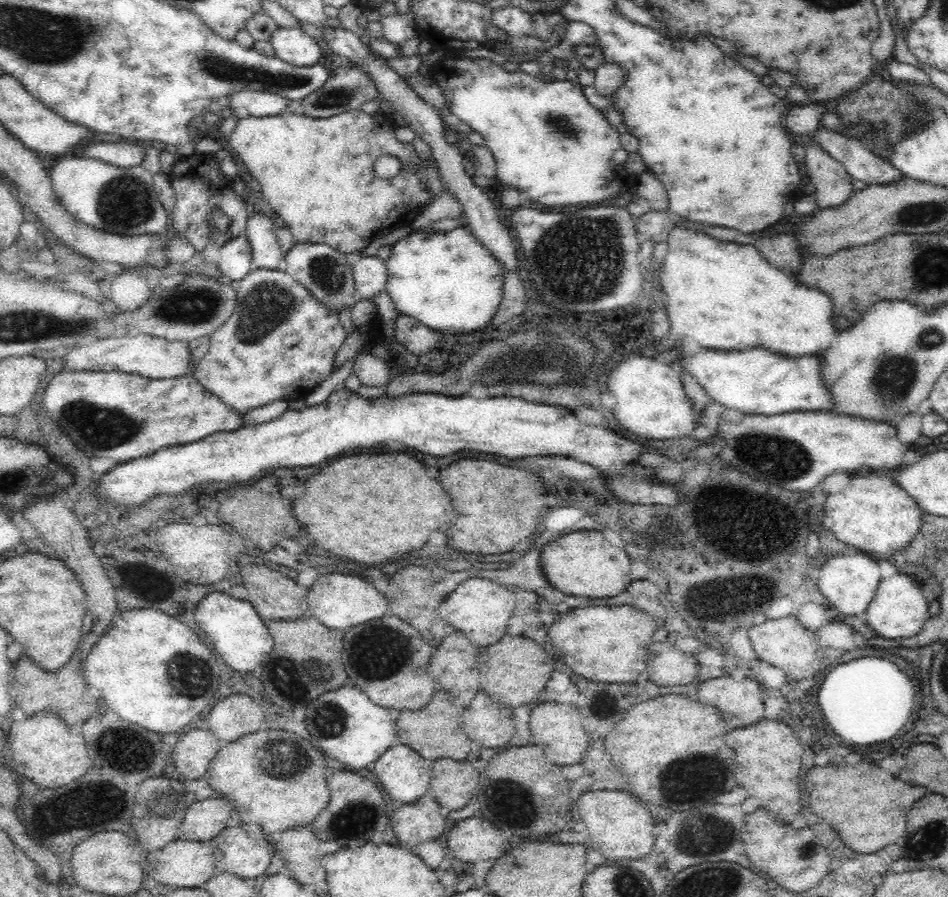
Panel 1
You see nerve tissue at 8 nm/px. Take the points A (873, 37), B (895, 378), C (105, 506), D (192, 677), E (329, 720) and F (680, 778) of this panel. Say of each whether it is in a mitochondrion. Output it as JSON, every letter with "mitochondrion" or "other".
{"A":"other","B":"mitochondrion","C":"other","D":"mitochondrion","E":"mitochondrion","F":"mitochondrion"}

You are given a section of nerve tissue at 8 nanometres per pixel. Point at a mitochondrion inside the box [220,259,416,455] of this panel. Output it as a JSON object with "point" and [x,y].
{"point":[265,307]}

